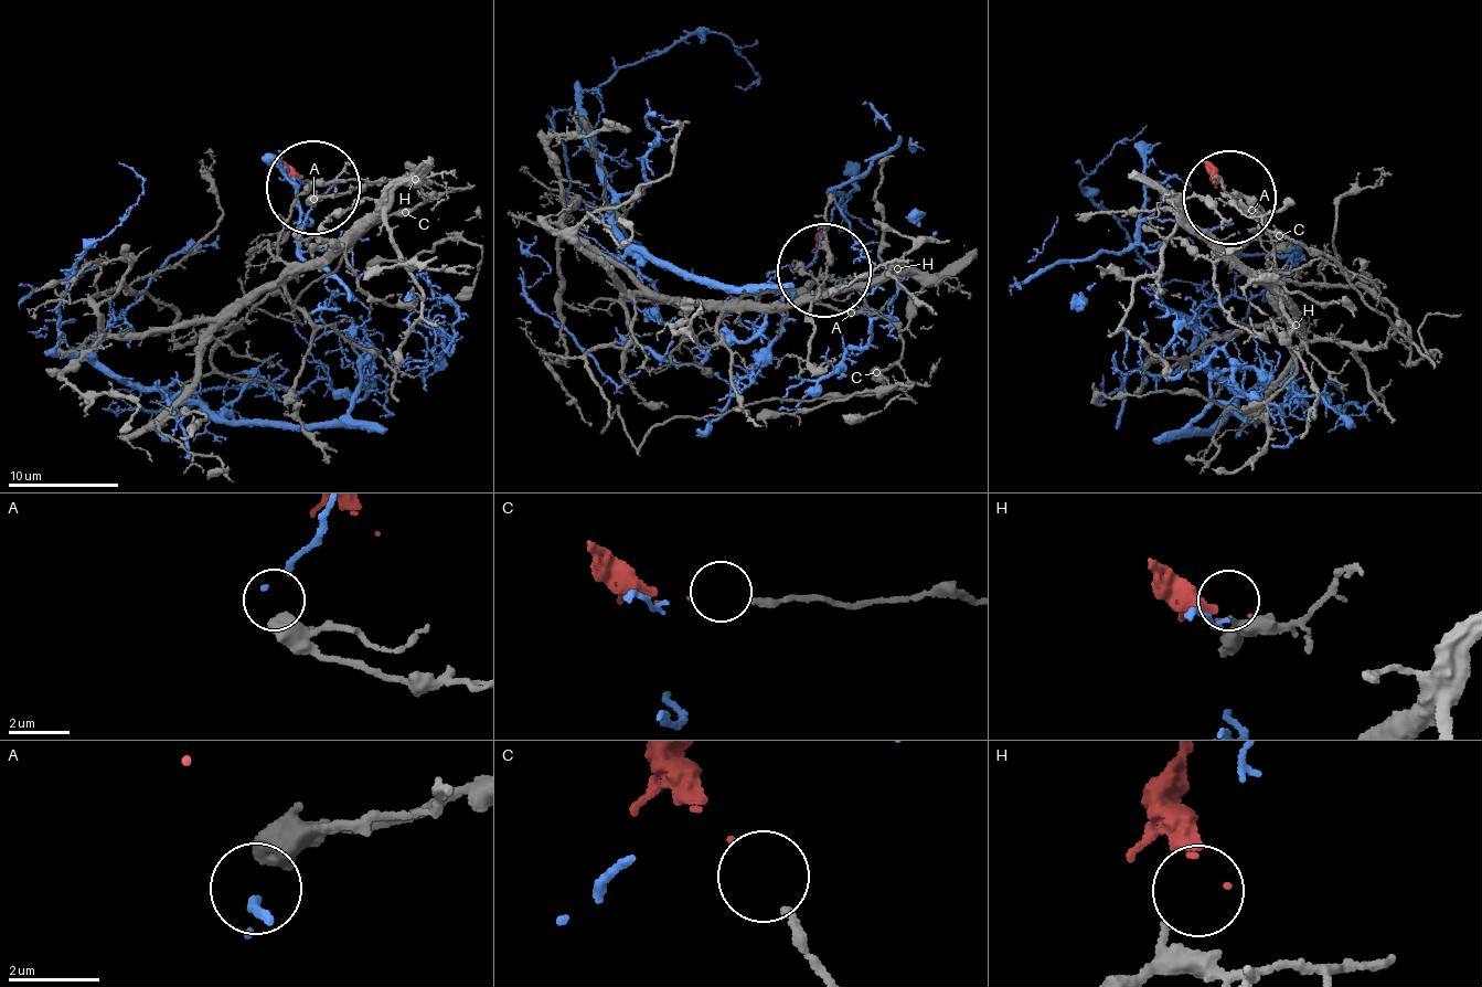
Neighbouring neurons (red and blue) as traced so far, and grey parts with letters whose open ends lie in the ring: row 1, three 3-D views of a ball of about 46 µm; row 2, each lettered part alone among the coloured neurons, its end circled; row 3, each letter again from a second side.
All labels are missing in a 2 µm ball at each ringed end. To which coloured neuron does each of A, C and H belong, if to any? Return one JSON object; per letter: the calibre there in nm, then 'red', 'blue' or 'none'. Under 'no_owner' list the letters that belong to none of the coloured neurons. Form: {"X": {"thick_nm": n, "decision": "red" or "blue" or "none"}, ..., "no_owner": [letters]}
{"A": {"thick_nm": 480, "decision": "blue"}, "C": {"thick_nm": 240, "decision": "red"}, "H": {"thick_nm": 220, "decision": "none"}, "no_owner": ["H"]}

